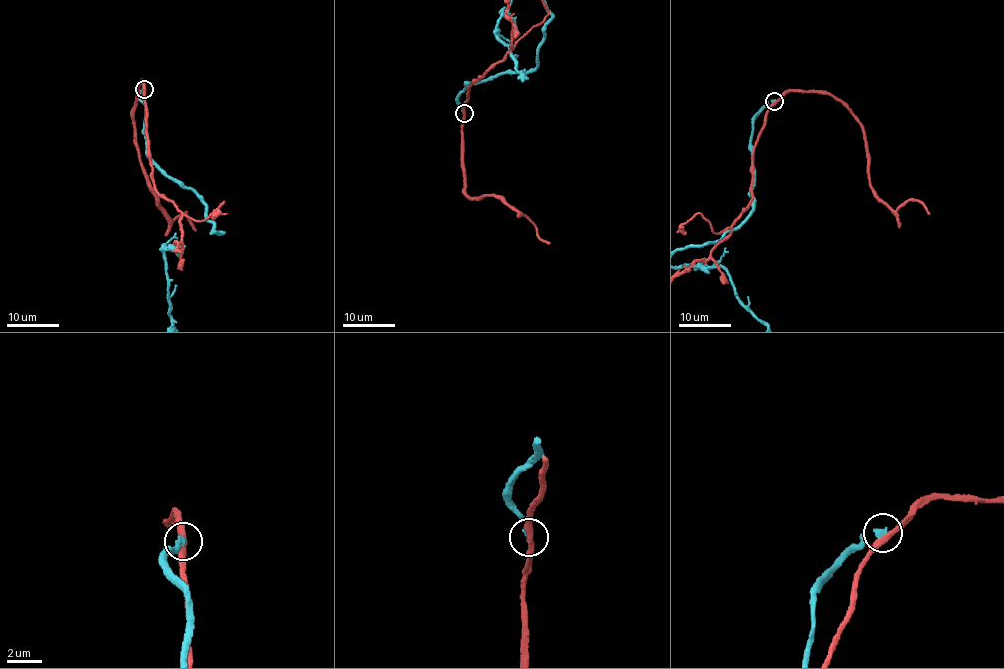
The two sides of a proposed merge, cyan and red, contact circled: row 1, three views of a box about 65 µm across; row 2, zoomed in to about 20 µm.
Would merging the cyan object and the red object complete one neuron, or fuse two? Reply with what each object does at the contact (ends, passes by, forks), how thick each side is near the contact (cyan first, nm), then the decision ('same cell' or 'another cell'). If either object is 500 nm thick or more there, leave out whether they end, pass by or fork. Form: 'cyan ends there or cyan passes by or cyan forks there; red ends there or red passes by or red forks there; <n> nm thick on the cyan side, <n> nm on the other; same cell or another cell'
cyan ends there; red passes by; 280 nm thick on the cyan side, 340 nm on the other; another cell

